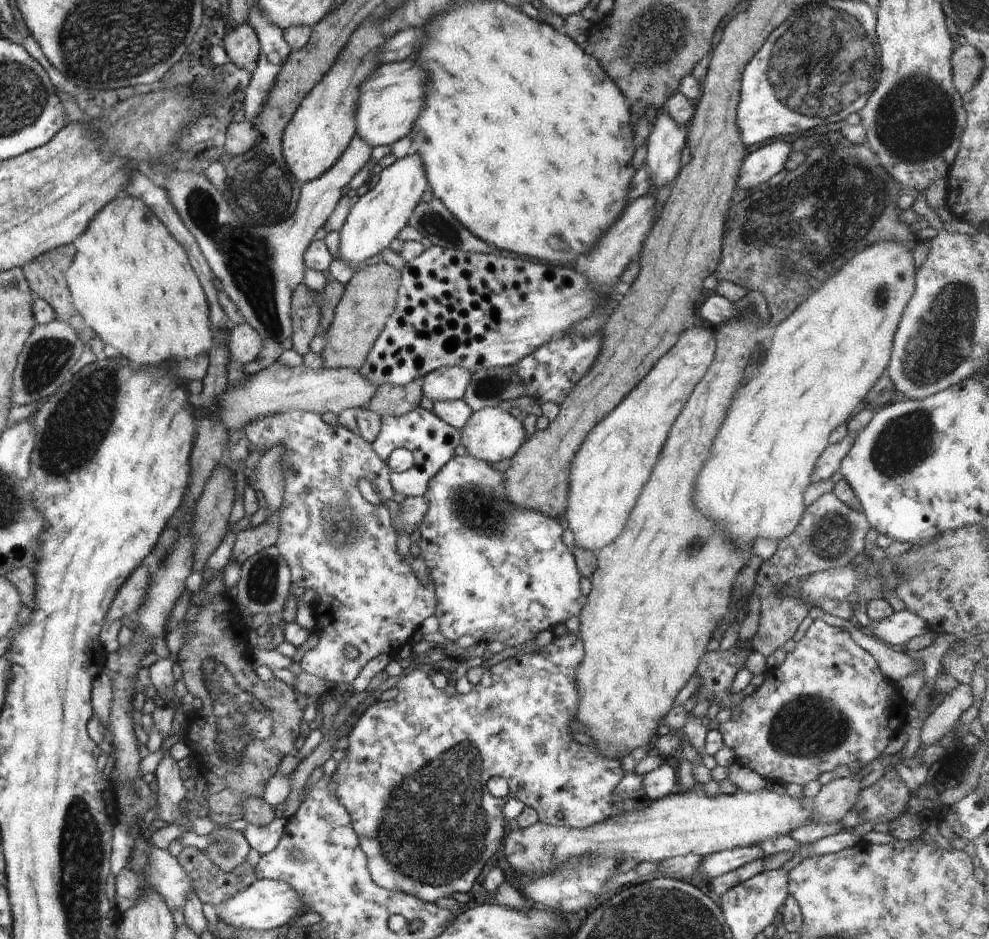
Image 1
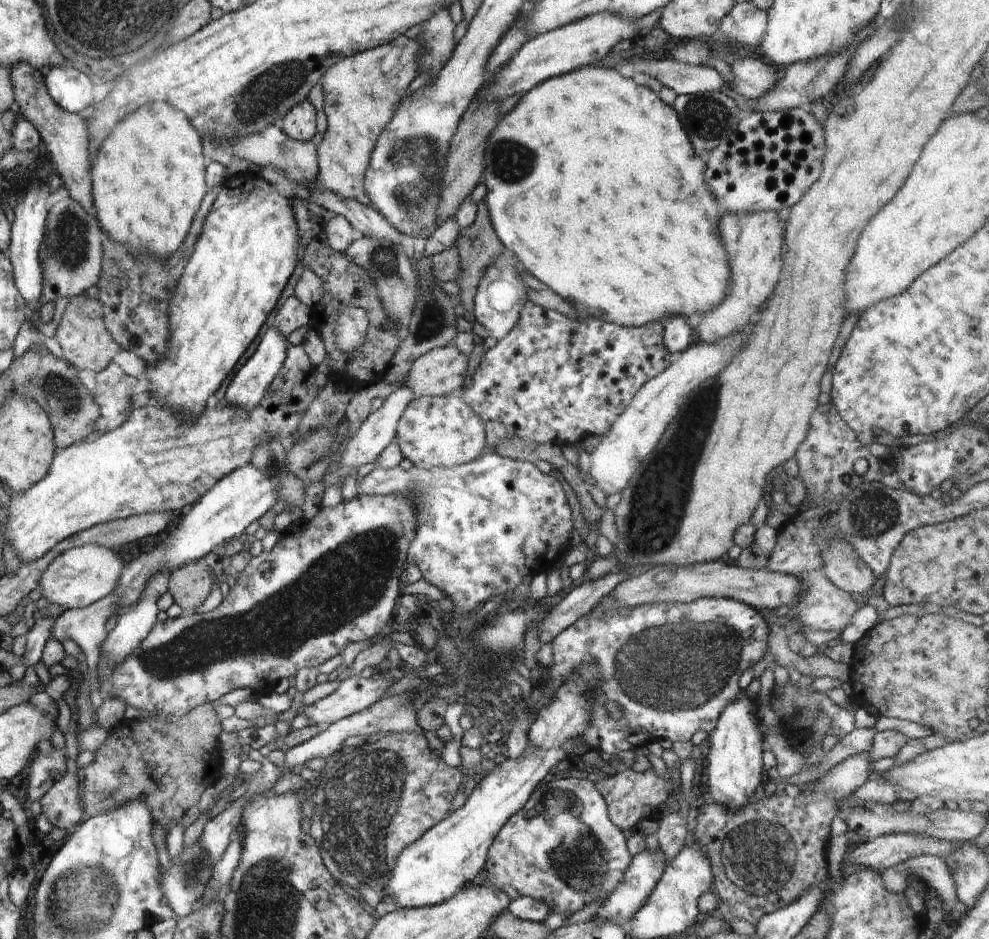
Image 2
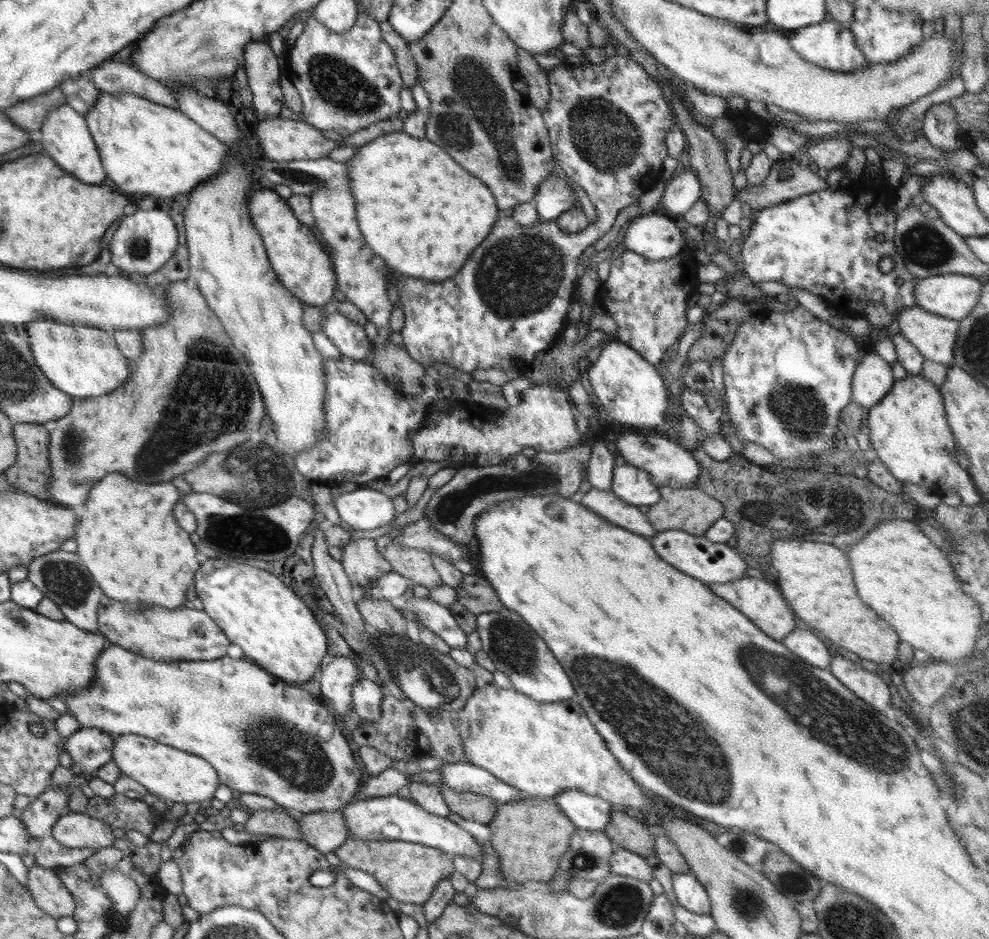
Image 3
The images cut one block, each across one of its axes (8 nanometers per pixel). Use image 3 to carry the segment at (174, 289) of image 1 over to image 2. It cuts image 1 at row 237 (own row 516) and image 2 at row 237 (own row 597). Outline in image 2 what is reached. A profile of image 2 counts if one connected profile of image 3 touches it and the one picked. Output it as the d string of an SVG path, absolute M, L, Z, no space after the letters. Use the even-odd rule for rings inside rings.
M156 102L148 104L148 108L140 108L136 116L128 116L128 120L112 132L112 140L104 144L104 152L96 154L92 166L92 196L100 230L114 242L128 246L134 256L170 257L184 242L200 202L208 192L206 167L202 138L196 134L192 124L184 120L182 112L176 112L168 106L168 102Z

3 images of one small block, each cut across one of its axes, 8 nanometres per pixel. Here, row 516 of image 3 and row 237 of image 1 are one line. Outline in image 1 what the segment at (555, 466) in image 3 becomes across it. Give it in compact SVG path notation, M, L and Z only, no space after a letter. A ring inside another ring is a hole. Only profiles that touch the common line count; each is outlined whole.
M436 196L416 205L409 225L433 245L485 255L500 252L495 246L471 235Z

